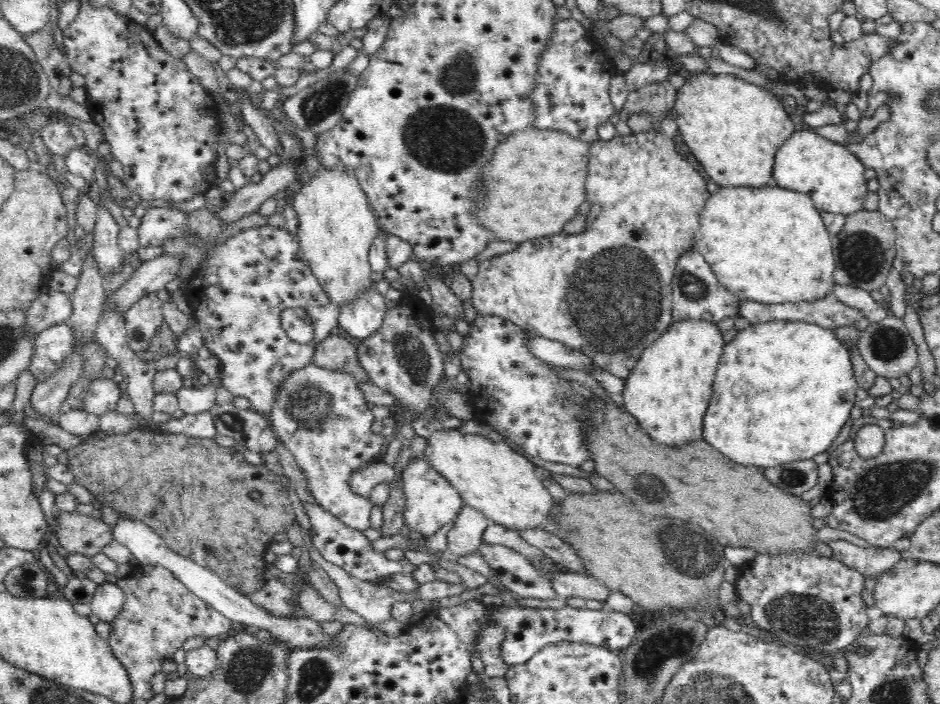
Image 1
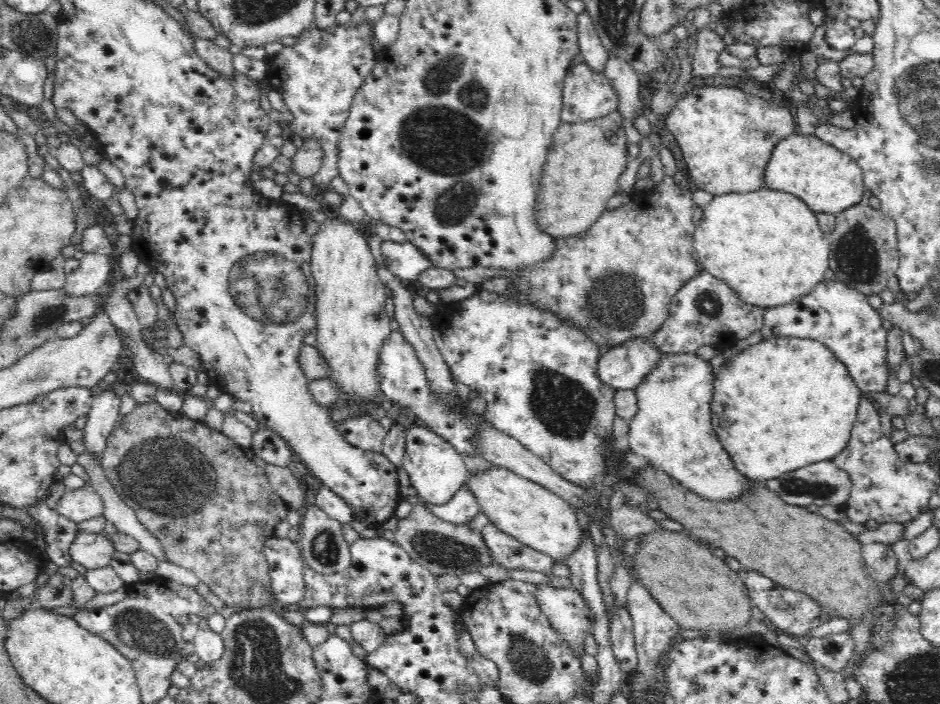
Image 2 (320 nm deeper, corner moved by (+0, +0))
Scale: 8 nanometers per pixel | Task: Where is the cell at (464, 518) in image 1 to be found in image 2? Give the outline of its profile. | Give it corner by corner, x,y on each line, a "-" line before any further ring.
465,483
461,490
456,492
455,496
444,505
437,506
426,504
426,507
433,512
438,519
448,523
466,525
472,522
473,518
480,512
480,503
474,497
474,493
468,489
468,484

